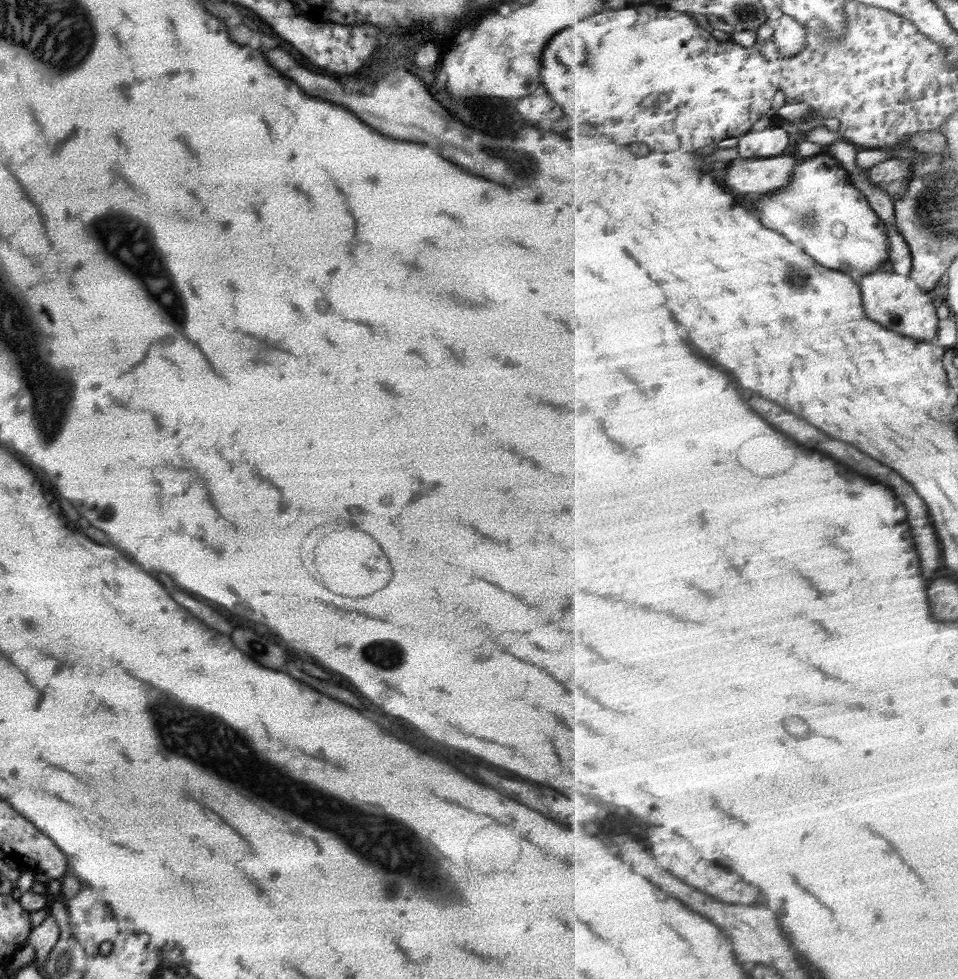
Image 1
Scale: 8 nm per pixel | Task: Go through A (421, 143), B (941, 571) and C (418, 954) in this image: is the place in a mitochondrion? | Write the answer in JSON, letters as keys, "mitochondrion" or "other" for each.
{"A":"other","B":"other","C":"other"}

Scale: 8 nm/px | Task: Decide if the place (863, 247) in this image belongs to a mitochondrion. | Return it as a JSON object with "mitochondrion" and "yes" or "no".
{"mitochondrion":"no"}

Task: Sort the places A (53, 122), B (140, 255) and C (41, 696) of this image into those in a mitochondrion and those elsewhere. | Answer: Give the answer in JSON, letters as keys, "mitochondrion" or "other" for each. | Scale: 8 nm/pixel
{"A":"other","B":"mitochondrion","C":"other"}

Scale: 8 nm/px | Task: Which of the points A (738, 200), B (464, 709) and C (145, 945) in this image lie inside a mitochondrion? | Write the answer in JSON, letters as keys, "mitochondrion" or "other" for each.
{"A":"other","B":"other","C":"other"}

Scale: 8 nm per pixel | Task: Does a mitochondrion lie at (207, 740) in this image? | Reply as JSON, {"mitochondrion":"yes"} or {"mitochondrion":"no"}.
{"mitochondrion":"yes"}

